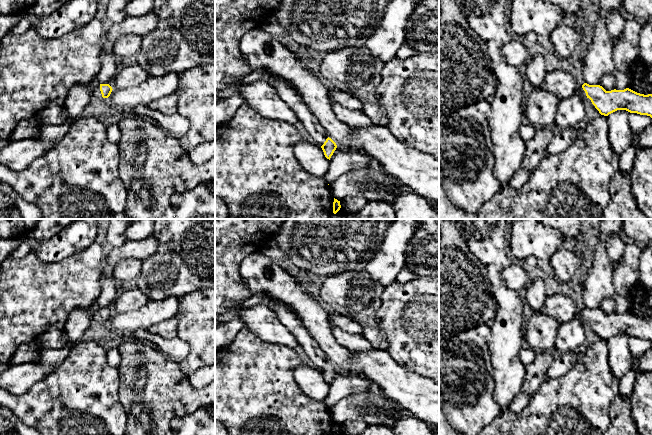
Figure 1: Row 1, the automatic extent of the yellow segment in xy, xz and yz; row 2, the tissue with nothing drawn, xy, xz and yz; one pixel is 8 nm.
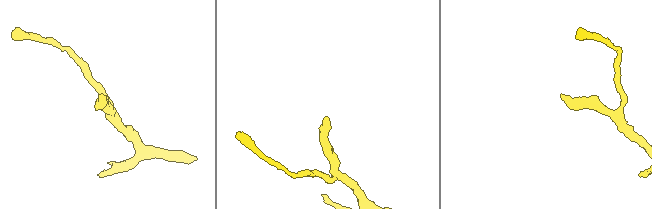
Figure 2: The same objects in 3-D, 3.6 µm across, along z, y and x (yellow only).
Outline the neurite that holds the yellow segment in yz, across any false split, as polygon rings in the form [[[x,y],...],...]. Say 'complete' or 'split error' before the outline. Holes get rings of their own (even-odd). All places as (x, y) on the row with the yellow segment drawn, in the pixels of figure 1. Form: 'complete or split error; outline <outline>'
split error; outline [[[587,83],[580,85],[575,93],[582,99],[589,98],[599,113],[604,116],[617,110],[626,110],[652,118],[652,94],[640,94],[629,88],[606,91],[600,85]]]

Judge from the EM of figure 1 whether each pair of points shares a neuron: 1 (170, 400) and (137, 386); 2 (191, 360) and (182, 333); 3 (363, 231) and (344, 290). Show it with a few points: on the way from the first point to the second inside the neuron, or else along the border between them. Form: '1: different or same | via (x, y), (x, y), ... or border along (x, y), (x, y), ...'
1: same | via (162, 392), (157, 392), (150, 386), (145, 386)
2: same | via (193, 353), (193, 343), (189, 339)
3: different | border along (364, 269), (344, 270), (327, 277)

